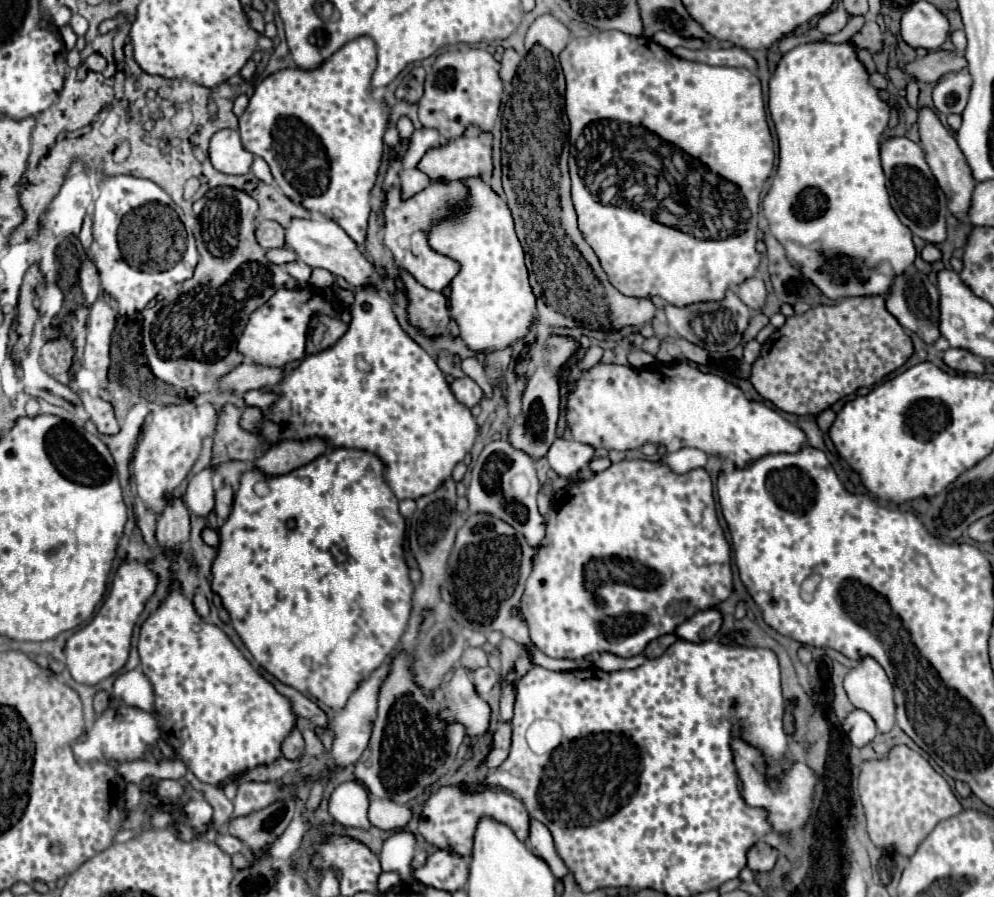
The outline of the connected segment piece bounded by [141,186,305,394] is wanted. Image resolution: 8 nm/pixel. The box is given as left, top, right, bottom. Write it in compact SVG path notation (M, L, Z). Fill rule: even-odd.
M215 188L209 190L203 198L193 204L193 214L201 224L201 232L197 234L197 250L199 264L195 266L193 278L185 280L179 288L177 300L169 304L157 302L143 312L143 350L149 360L151 372L155 378L183 390L193 390L197 394L209 394L217 388L219 380L237 368L243 362L243 354L239 352L239 336L251 312L261 308L279 288L303 288L299 280L289 276L283 266L277 266L265 258L265 250L259 248L255 240L255 212L257 202L247 196L243 190L235 188Z

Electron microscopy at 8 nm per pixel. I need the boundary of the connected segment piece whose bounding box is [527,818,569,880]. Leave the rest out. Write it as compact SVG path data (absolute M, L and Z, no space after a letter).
M529 818L529 838L527 838L527 844L533 850L533 854L537 854L539 858L543 858L549 864L549 868L555 874L557 880L563 880L567 876L569 870L567 870L567 866L563 864L563 860L555 852L551 832L535 818Z

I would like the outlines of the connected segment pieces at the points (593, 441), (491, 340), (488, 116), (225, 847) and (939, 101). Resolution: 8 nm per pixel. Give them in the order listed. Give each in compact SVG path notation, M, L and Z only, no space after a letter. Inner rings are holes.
M653 362L647 368L595 364L593 370L581 376L575 392L567 398L565 416L567 424L571 426L573 440L589 444L593 448L603 446L607 450L629 450L629 448L641 448L645 442L653 442L653 444L665 444L667 452L675 452L679 448L691 446L707 454L725 456L733 460L737 468L745 468L751 460L761 458L765 454L777 454L777 452L795 454L807 442L807 436L799 426L787 422L781 414L767 408L765 404L747 400L743 392L731 382L715 374L703 374L697 368L697 364L689 362L681 364Z
M477 178L467 180L467 186L471 188L467 208L455 212L451 218L447 218L447 222L433 226L429 232L429 246L439 254L445 254L461 264L459 274L451 282L451 316L459 324L459 336L471 350L491 352L507 348L527 334L529 324L535 318L535 296L527 280L529 272L525 268L523 248L515 234L513 218L505 200L499 198L485 182Z
M481 48L453 50L437 56L425 78L425 94L419 104L419 122L425 128L437 128L443 138L457 138L467 124L477 124L481 130L491 130L501 106L503 84L499 80L499 64Z
M219 834L217 836L217 846L227 854L237 854L237 852L243 850L243 842L239 838L229 836L229 834Z
M967 70L943 76L933 88L933 104L941 114L961 114L971 92L971 74Z

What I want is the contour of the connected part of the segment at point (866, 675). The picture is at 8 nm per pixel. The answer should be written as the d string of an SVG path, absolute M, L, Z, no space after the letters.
M863 658L849 670L845 692L855 708L865 710L875 720L877 732L889 732L895 726L893 686L873 658Z

